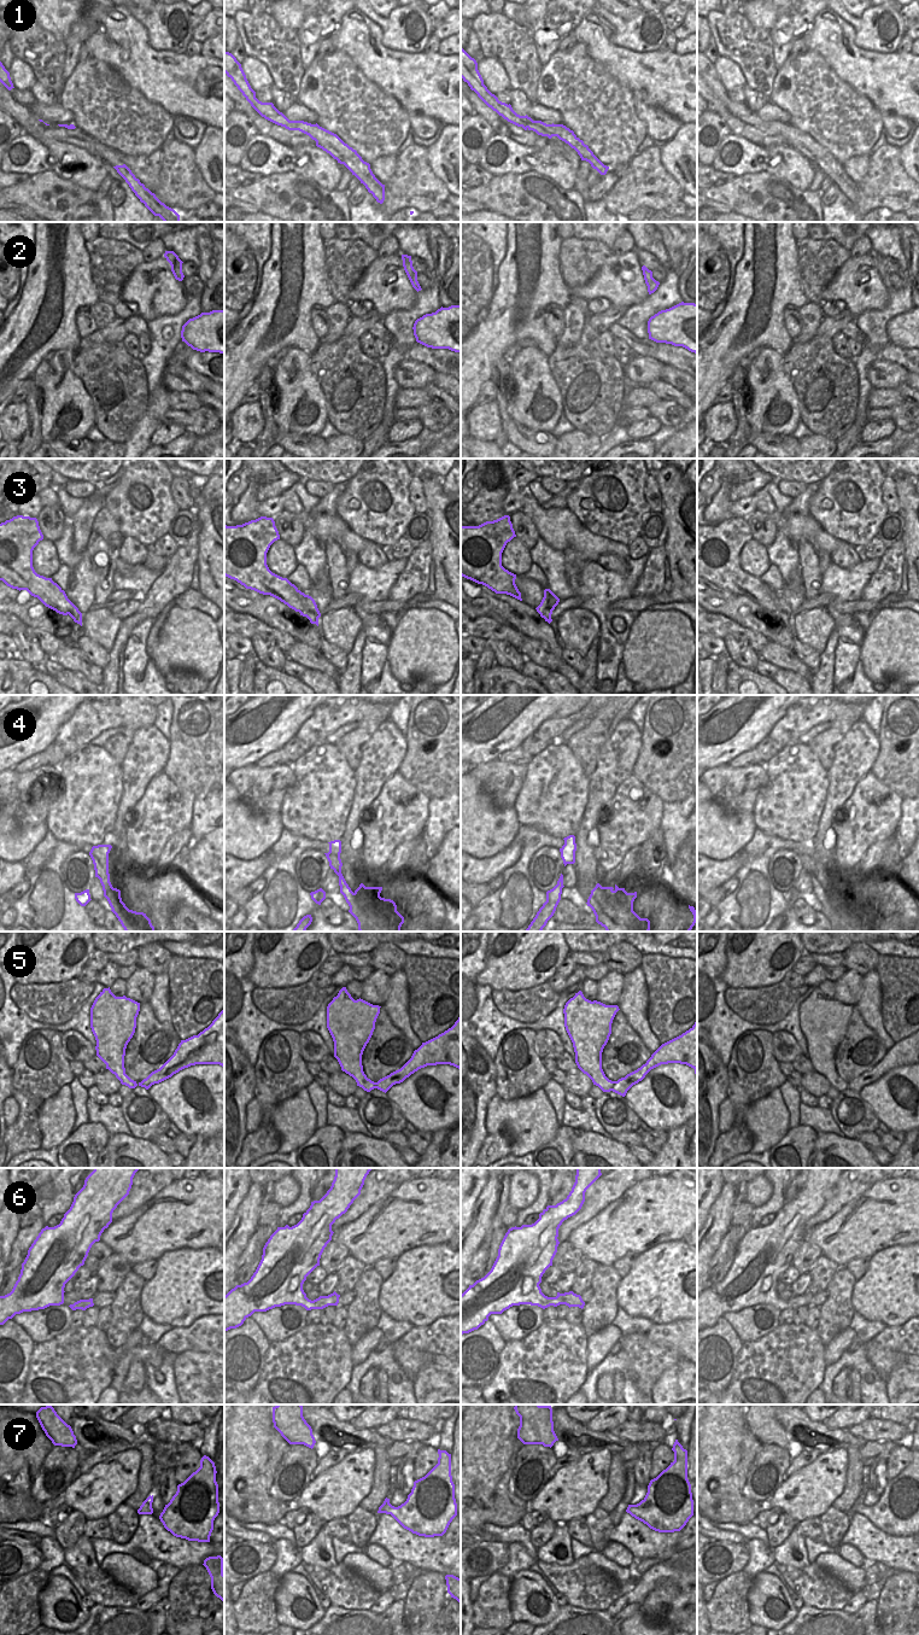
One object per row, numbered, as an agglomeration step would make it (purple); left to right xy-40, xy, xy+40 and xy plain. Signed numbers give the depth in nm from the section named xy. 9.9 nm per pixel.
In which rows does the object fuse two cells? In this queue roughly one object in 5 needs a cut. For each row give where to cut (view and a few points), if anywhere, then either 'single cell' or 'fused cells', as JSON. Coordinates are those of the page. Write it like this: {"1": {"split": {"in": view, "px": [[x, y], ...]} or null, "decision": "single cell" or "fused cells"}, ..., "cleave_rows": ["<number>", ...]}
{"1": {"split": null, "decision": "single cell"}, "2": {"split": null, "decision": "single cell"}, "3": {"split": {"in": "xy", "px": [[306, 595], [305, 607], [299, 612]]}, "decision": "fused cells"}, "4": {"split": {"in": "xy", "px": [[339, 854], [331, 854], [327, 858]]}, "decision": "fused cells"}, "5": {"split": null, "decision": "single cell"}, "6": {"split": null, "decision": "single cell"}, "7": {"split": null, "decision": "single cell"}, "cleave_rows": ["3", "4"]}

